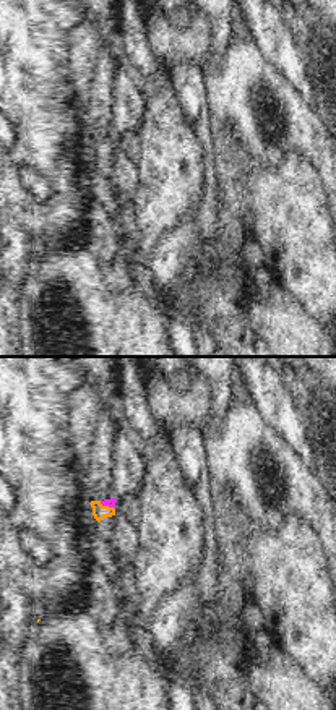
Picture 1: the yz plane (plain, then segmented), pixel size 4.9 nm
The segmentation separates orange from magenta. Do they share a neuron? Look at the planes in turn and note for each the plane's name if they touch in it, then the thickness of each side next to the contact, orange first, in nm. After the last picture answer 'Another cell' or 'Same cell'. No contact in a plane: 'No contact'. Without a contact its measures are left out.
Touches orange in yz. Thickness 70 nm (orange) against 50 nm

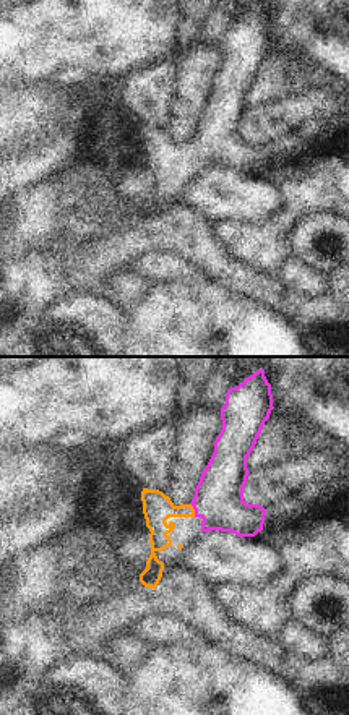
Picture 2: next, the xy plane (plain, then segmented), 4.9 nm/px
Touches orange in xy. Thickness 150 nm (orange) against 240 nm

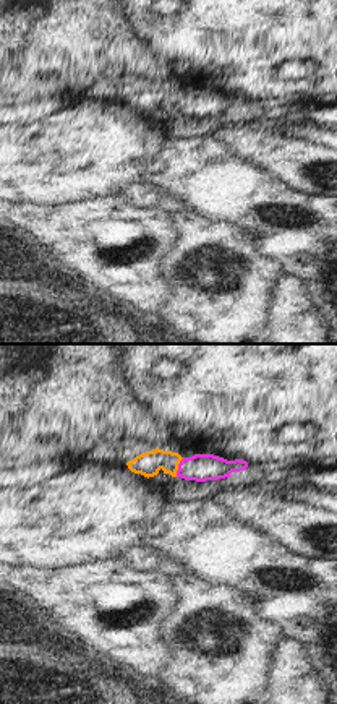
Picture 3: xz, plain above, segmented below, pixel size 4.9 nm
Touches orange in xz. Thickness 120 nm (orange) against 140 nm

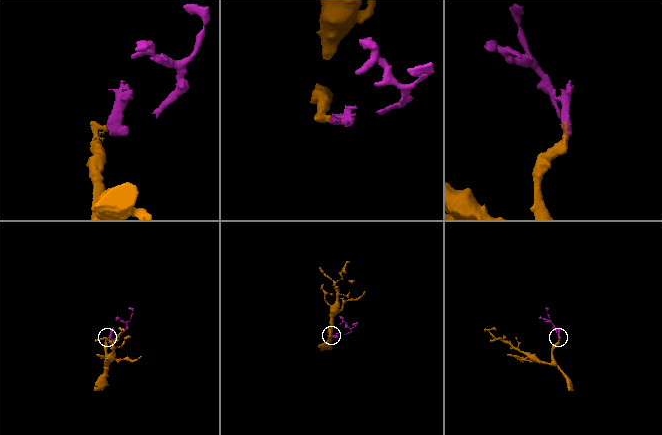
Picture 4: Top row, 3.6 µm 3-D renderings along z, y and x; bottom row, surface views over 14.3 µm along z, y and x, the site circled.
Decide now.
Same cell

